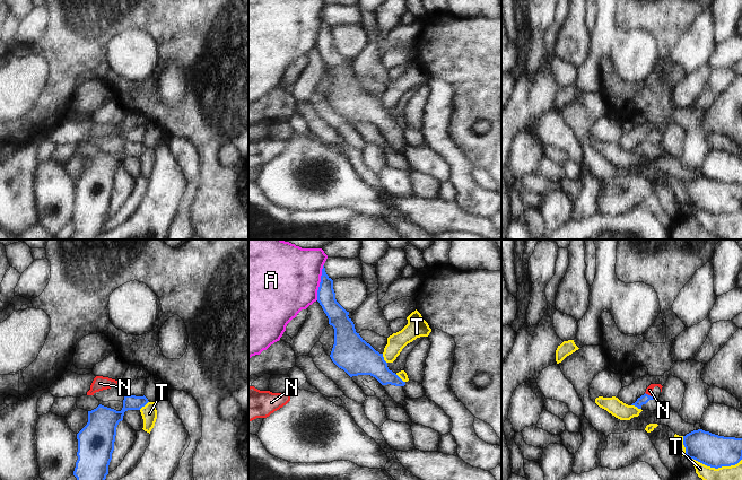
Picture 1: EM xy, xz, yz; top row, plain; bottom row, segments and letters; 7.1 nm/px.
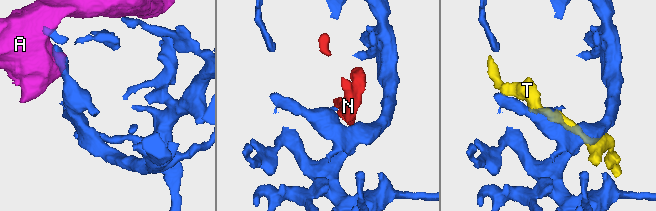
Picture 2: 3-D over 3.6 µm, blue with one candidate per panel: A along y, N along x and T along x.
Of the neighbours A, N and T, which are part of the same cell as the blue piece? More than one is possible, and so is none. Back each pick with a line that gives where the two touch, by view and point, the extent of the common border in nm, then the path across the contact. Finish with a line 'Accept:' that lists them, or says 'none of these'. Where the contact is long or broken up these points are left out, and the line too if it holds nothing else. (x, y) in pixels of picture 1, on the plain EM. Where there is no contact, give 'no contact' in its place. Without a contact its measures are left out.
Accept: none of these

